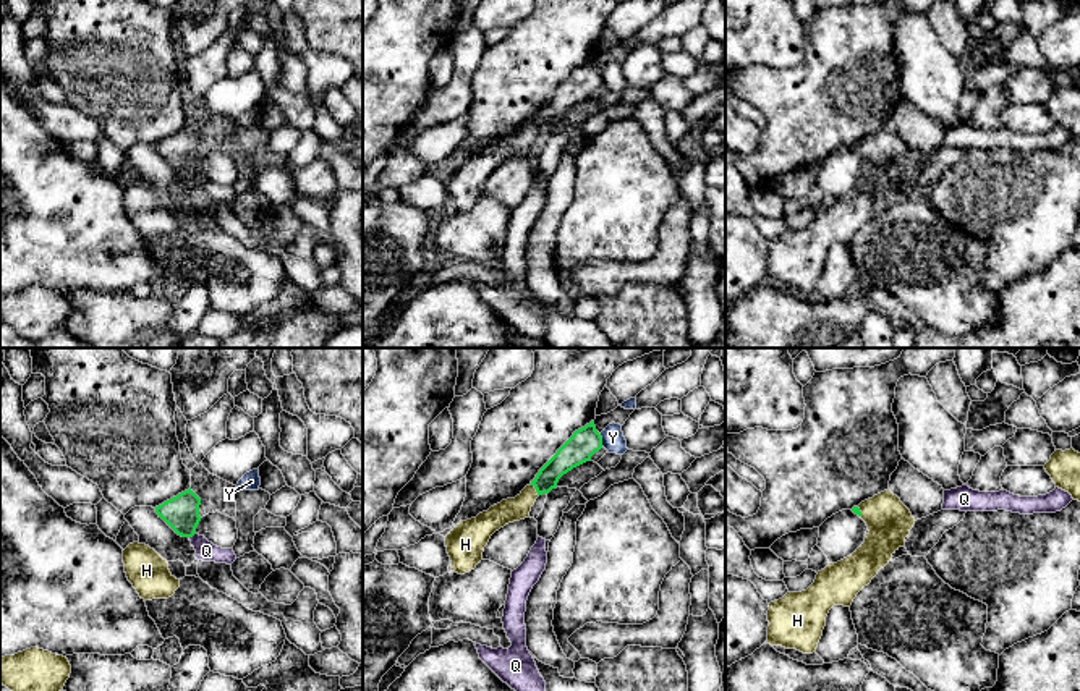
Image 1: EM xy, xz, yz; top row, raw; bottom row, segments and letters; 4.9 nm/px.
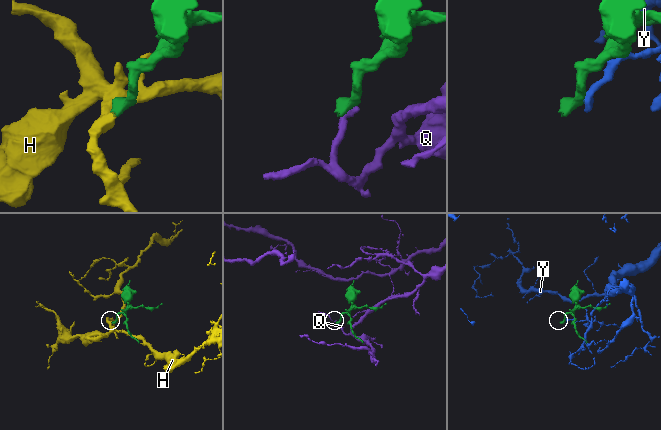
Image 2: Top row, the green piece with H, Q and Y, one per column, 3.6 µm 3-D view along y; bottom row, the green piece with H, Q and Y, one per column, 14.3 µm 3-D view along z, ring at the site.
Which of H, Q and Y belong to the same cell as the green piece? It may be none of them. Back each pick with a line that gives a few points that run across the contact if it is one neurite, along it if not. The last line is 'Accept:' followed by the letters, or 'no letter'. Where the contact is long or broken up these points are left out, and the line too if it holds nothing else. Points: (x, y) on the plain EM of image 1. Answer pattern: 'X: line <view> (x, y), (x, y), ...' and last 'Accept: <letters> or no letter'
H: line xz (570, 93), (536, 128), (517, 146)
Accept: H

